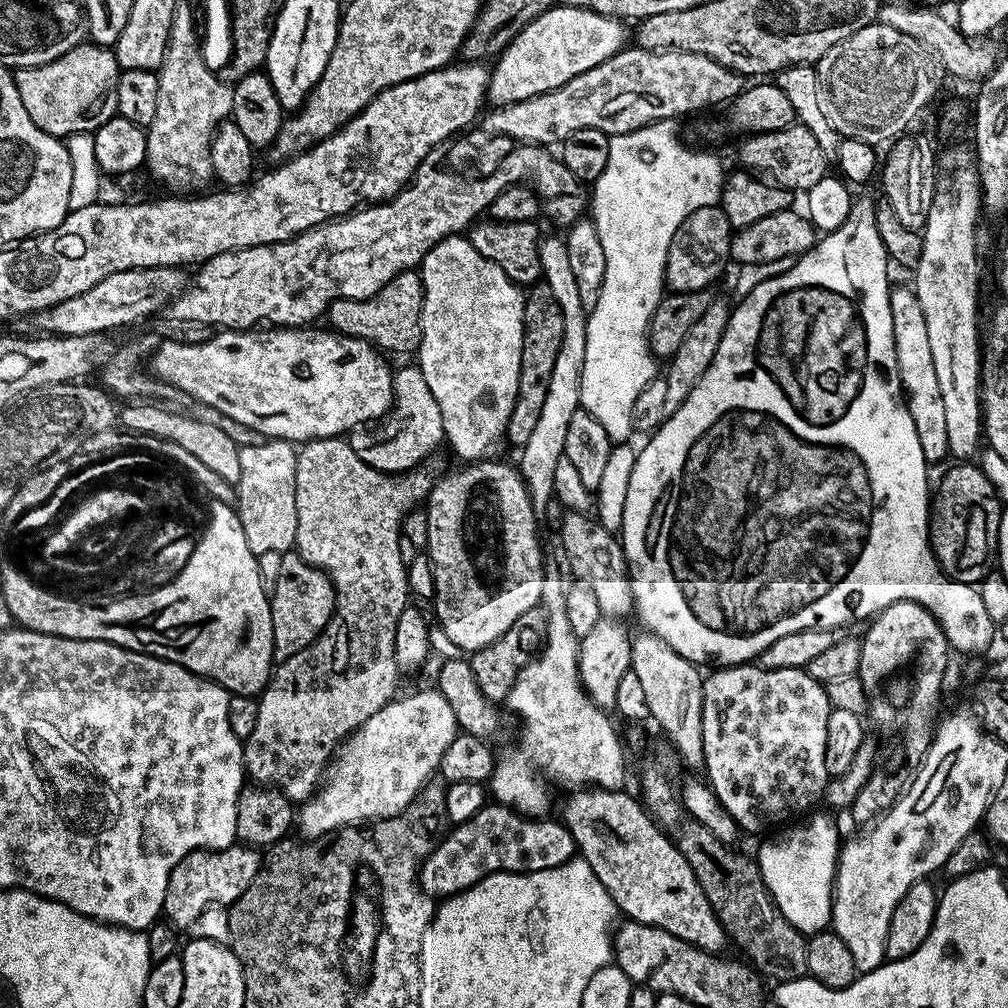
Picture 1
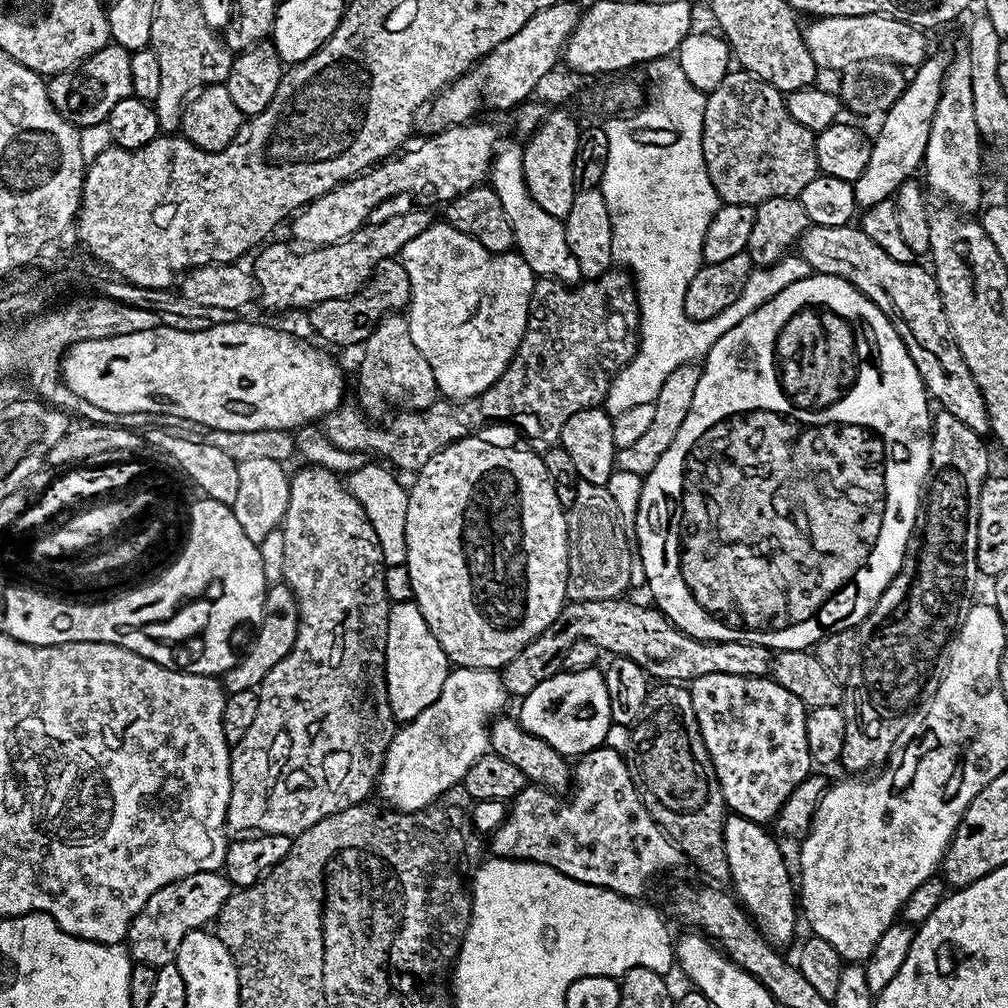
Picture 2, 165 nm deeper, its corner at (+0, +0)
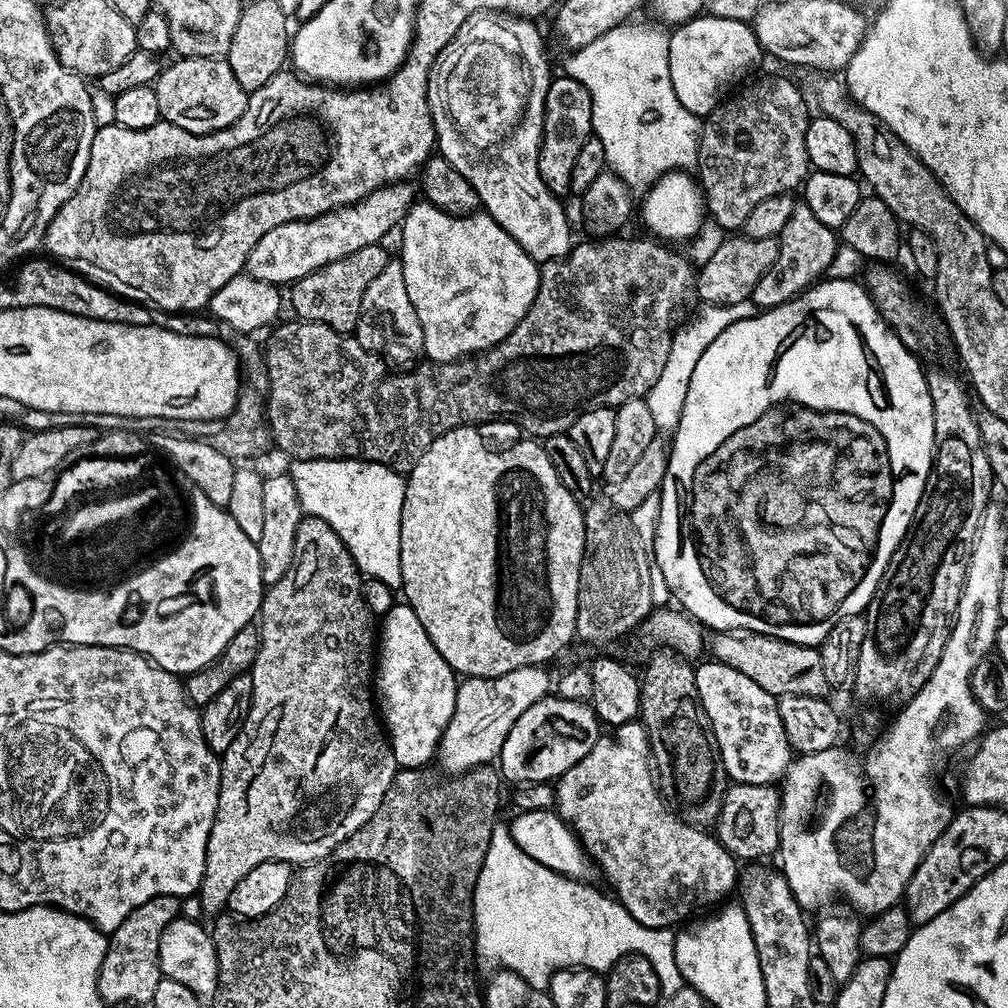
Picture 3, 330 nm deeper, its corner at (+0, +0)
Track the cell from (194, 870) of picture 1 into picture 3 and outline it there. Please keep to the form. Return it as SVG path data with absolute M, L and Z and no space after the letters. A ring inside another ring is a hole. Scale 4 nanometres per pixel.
M155 896L150 902L142 902L108 936L108 949L102 958L100 973L96 979L96 993L105 1005L144 1004L151 1005L154 990L160 981L160 943L162 930L181 915L181 901L174 896Z

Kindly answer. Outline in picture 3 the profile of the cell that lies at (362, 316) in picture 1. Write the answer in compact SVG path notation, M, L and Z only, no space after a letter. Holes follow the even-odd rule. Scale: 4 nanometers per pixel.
M383 243L366 246L358 250L355 256L336 260L324 268L314 270L302 283L291 285L292 308L297 312L297 317L315 324L329 324L334 330L345 334L355 333L366 286L370 286L370 282L374 282L374 278L378 278L378 274L382 274L388 265L390 253L384 247Z

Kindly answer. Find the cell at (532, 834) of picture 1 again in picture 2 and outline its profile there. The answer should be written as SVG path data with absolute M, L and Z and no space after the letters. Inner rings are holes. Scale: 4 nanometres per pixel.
M608 747L590 750L575 761L574 787L567 798L538 784L529 783L525 786L510 801L504 821L491 833L491 855L502 860L529 860L532 864L549 864L554 870L566 874L566 878L586 882L590 886L608 888L619 896L629 898L646 895L655 876L682 864L680 849L656 825L654 818L646 810L632 781L627 759Z

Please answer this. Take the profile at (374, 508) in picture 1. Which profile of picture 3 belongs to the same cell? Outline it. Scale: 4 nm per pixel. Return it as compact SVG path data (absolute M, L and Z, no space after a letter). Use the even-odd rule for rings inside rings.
M305 515L298 526L298 534L294 540L294 558L290 570L278 578L278 582L267 585L264 599L260 602L258 613L258 631L260 633L260 645L258 654L254 658L250 669L250 675L254 682L254 698L250 710L246 714L246 722L234 738L230 750L222 754L220 761L220 793L218 794L218 810L214 814L214 826L210 830L210 838L206 842L206 866L202 874L200 891L200 908L206 915L216 918L228 907L228 899L238 882L254 870L254 866L262 866L262 862L286 862L293 866L303 866L312 864L316 860L326 858L338 847L350 834L354 834L369 820L378 810L394 774L398 770L398 765L392 746L388 742L385 729L378 719L377 709L374 707L374 649L378 644L378 628L374 623L372 611L366 606L364 601L364 585L362 583L362 573L357 568L350 550L322 522L317 516Z

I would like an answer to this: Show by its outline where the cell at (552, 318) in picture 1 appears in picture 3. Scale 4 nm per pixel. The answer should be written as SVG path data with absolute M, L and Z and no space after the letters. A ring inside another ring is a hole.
M616 234L611 238L600 238L597 244L577 243L570 253L559 260L552 260L540 268L540 285L538 294L530 306L530 310L514 326L514 330L501 344L496 344L487 352L475 358L461 358L453 360L451 364L423 362L413 372L400 372L397 376L388 376L388 368L380 361L377 353L370 351L366 346L357 342L355 335L345 334L334 330L329 324L315 324L309 320L300 320L296 324L275 325L276 332L269 331L268 345L264 348L264 368L268 371L268 404L266 403L266 423L271 432L271 443L281 448L286 455L298 460L369 460L375 464L384 464L387 468L407 474L412 467L426 454L426 450L442 434L455 428L469 426L484 426L487 420L509 420L520 428L525 428L527 435L532 438L558 436L567 433L574 418L586 414L586 410L595 408L620 407L627 400L639 400L647 397L648 390L662 374L662 366L666 366L666 358L670 354L674 327L672 315L676 308L680 308L688 299L693 299L696 291L696 273L691 259L687 255L679 256L671 252L667 243L656 238L648 240L627 240L624 234Z

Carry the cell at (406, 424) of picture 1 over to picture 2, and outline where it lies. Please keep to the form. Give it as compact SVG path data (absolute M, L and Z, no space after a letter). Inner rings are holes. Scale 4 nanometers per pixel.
M389 313L392 324L379 321L362 345L362 358L358 366L358 406L366 416L378 420L386 402L411 411L429 408L439 399L439 388L430 362L426 361L410 337L407 317Z

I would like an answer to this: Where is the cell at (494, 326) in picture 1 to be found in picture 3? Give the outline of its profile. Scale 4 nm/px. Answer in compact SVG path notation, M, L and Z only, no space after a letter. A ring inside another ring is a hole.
M484 210L471 216L432 218L420 222L403 222L398 229L400 253L398 259L406 278L406 294L418 310L418 322L422 322L425 335L423 355L438 364L451 364L453 360L483 354L505 338L518 326L518 322L530 310L540 285L540 268L518 244Z

